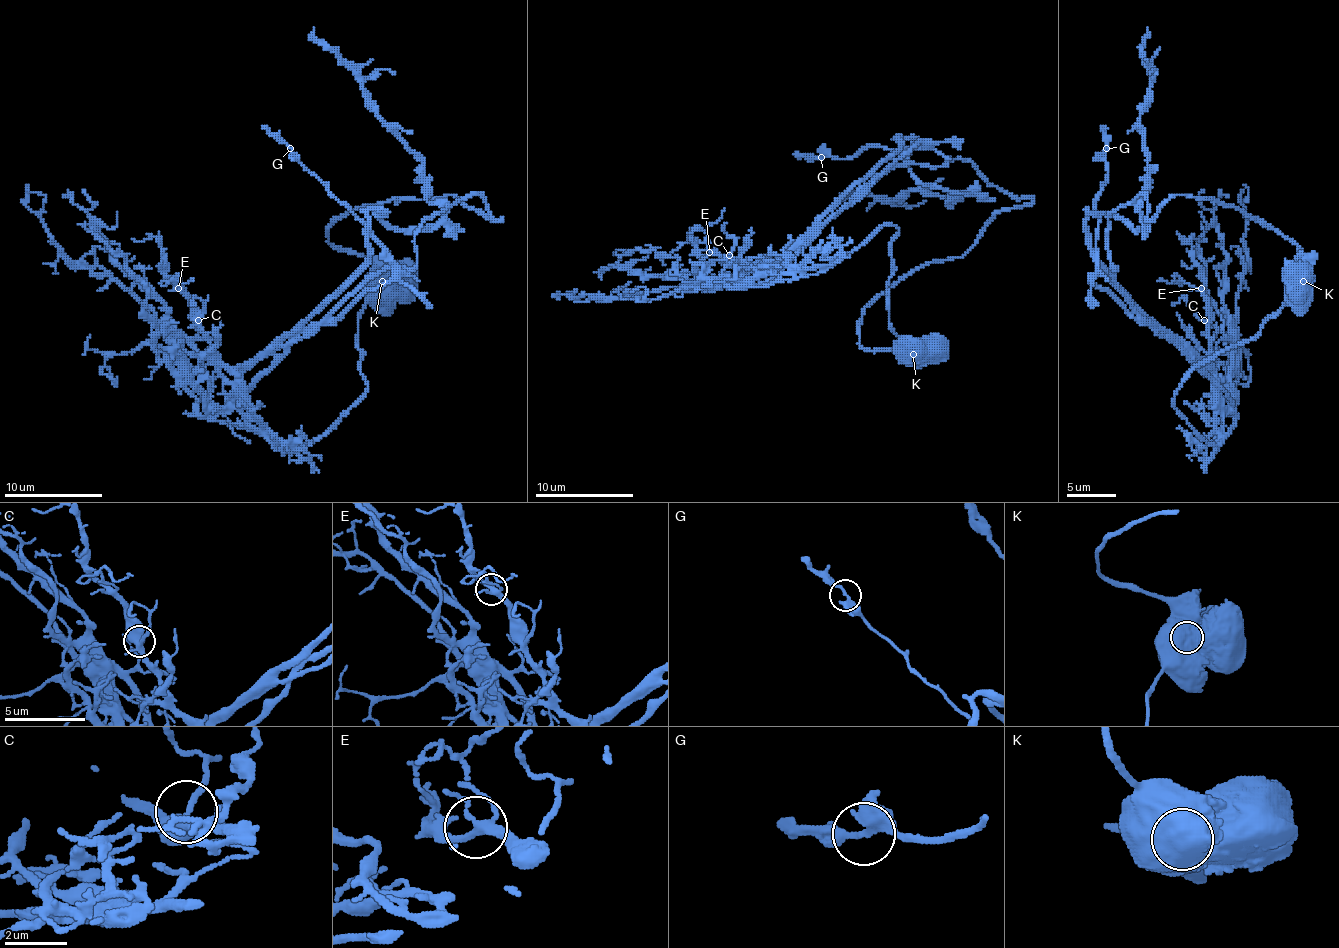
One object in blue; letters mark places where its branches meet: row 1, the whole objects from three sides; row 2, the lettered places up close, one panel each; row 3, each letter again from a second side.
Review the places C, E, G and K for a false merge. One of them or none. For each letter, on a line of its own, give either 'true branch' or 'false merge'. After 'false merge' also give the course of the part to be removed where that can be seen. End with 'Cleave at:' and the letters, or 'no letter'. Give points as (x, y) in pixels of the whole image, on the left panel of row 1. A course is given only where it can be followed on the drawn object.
C: true branch
E: true branch
G: true branch
K: false merge | (382, 281), (358, 318), (363, 394), (301, 445), (260, 433), (242, 394), (392, 276), (373, 231), (262, 126)
Cleave at: K

